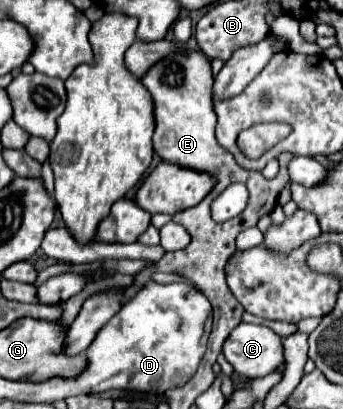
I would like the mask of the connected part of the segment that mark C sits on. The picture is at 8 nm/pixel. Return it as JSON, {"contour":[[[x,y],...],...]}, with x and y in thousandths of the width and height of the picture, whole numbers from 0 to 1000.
{"contour":[[[700,790],[653,834],[647,863],[682,907],[723,927],[770,922],[834,888],[822,824],[770,795],[735,790]]]}

